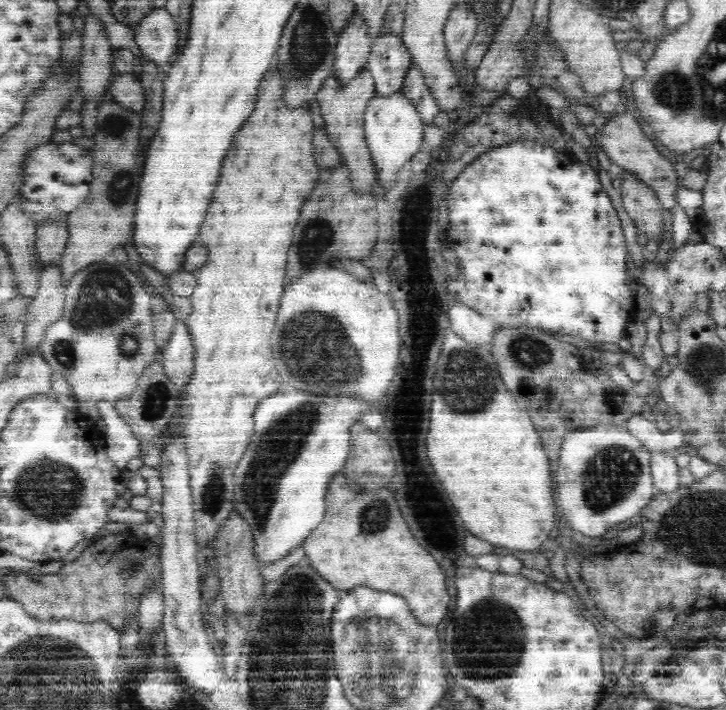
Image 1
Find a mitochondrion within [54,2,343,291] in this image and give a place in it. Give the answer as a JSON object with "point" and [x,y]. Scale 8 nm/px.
{"point":[308,43]}

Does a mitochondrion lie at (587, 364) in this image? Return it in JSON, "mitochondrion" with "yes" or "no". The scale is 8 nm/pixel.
{"mitochondrion":"yes"}

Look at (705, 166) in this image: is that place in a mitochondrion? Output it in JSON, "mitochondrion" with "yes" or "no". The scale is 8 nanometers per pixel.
{"mitochondrion":"no"}

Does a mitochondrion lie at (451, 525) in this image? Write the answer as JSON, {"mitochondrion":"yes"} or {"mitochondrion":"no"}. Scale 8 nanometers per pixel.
{"mitochondrion":"no"}

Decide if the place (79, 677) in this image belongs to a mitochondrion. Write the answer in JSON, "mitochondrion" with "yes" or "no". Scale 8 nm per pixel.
{"mitochondrion":"yes"}

